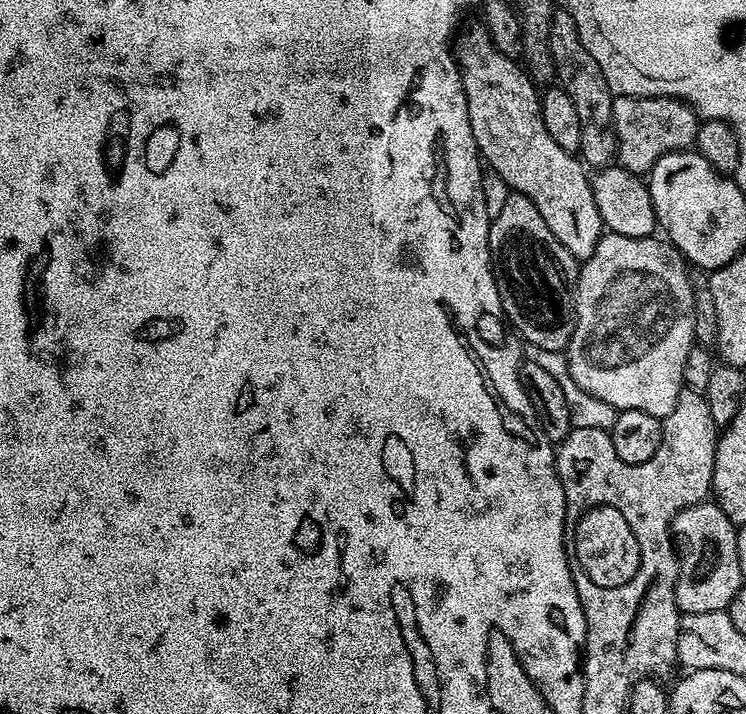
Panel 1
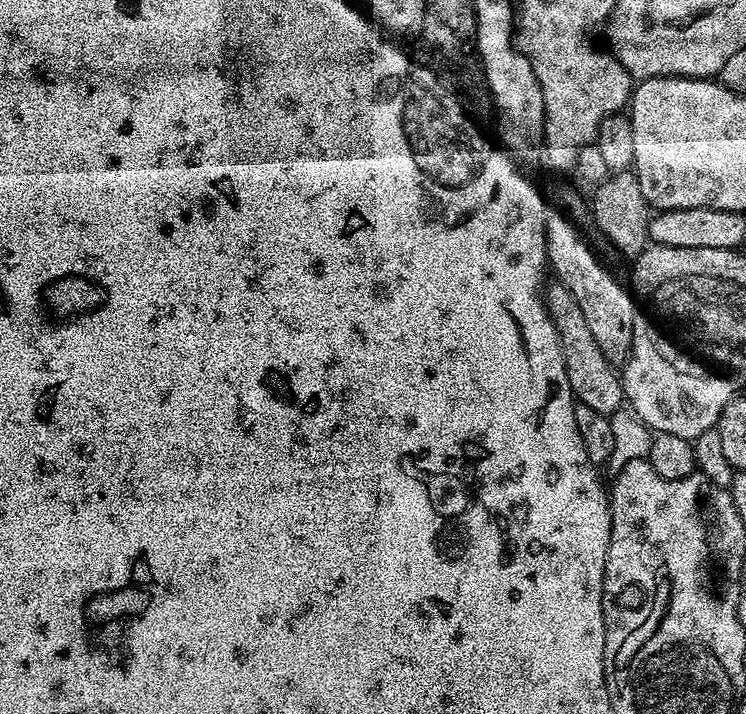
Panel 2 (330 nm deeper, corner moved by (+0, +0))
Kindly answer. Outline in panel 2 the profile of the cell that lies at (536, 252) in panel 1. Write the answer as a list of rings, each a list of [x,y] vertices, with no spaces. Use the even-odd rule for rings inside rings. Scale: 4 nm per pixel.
[[[562,283],[550,284],[542,292],[544,307],[548,309],[548,317],[552,319],[558,330],[564,369],[572,395],[579,403],[590,406],[590,410],[598,410],[598,414],[611,417],[613,412],[621,411],[625,403],[621,373],[609,362],[606,354],[598,350],[598,342],[594,342],[594,334],[590,334],[590,325],[586,323],[586,317],[582,314],[578,302],[574,302],[574,294],[570,294],[570,290]]]

